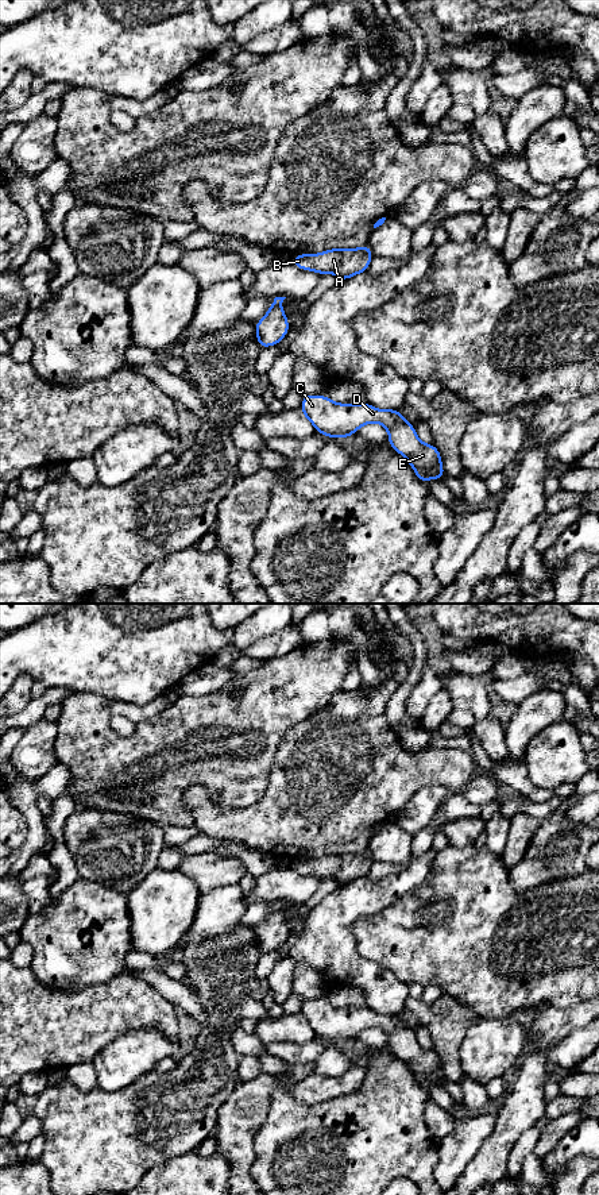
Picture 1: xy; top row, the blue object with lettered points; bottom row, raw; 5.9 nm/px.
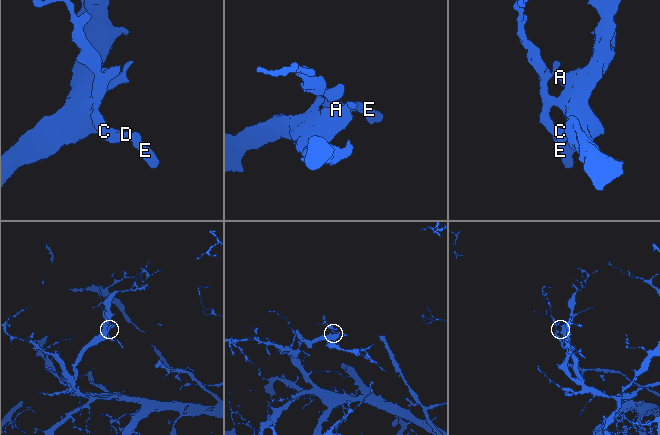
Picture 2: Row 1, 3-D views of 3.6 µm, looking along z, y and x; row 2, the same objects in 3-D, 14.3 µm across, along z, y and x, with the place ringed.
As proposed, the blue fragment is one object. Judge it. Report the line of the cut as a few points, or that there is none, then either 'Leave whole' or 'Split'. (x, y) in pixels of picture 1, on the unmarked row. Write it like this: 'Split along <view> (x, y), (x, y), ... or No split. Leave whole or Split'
No split. Leave whole

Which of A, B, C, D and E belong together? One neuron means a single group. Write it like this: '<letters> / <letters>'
A B C D E

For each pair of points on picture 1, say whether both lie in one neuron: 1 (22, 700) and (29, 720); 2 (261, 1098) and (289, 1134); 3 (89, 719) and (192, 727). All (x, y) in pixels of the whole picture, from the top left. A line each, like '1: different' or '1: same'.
1: different
2: different
3: same

